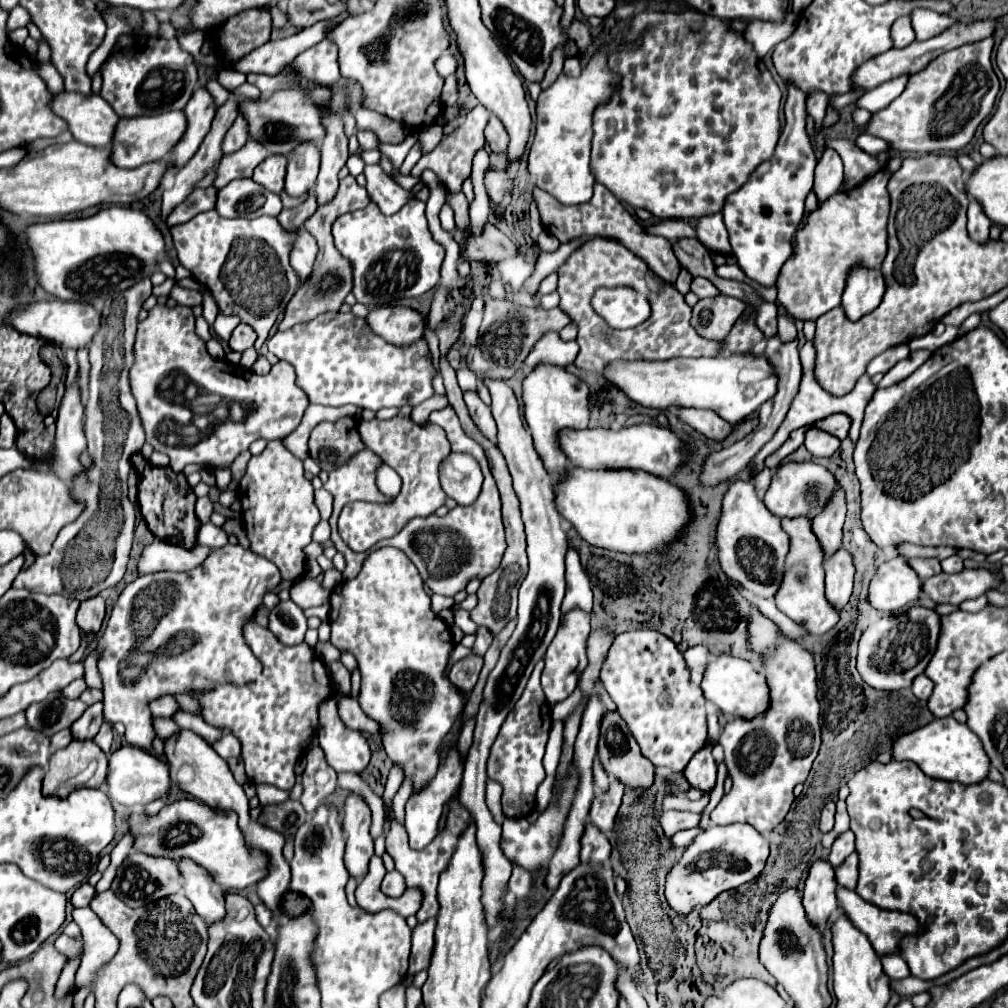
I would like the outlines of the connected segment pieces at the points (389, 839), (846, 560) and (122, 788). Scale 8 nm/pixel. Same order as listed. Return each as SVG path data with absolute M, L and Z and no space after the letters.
M455 800L455 802L451 804L451 812L449 812L449 818L447 818L447 828L445 828L441 834L437 834L435 840L433 840L427 848L423 848L423 850L411 850L409 844L407 844L407 832L405 832L405 828L403 828L401 824L397 824L395 820L393 820L393 824L391 824L389 834L385 836L387 854L395 860L395 870L403 874L407 888L421 888L421 892L423 892L421 908L419 908L419 912L415 914L419 922L425 922L425 920L437 916L437 912L439 912L439 902L437 902L437 882L439 882L439 874L445 870L445 866L447 866L447 862L449 862L451 854L453 854L453 848L455 848L455 844L457 844L457 838L459 838L459 834L465 830L467 822L469 822L469 812Z
M845 548L837 550L827 562L825 562L825 598L829 600L829 604L833 604L837 608L837 612L843 610L843 606L847 604L849 596L851 596L851 588L853 588L853 562L851 556L847 554Z
M125 744L115 750L109 758L109 774L107 774L107 794L115 804L131 806L145 806L157 798L167 798L171 794L171 776L169 764L165 760L155 758L153 754Z

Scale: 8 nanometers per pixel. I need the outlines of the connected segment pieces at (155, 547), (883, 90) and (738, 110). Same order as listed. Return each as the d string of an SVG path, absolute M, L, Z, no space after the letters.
M155 540L147 546L139 558L139 572L159 572L159 570L173 570L185 572L193 570L207 560L213 550L207 546L193 546L191 550L181 548L177 544L169 544L165 540Z
M901 76L901 78L895 78L895 80L889 80L873 90L867 90L863 94L863 98L859 102L855 102L857 108L865 108L869 112L877 112L881 108L887 108L905 88L907 84L907 76Z
M643 12L633 18L633 22L625 34L629 40L633 40L641 32L645 32L645 34L643 34L643 44L639 48L621 46L609 56L609 68L613 72L621 74L623 82L621 82L619 94L615 94L611 98L611 102L601 104L593 116L593 130L595 130L593 132L593 152L591 152L593 174L595 174L597 182L605 184L617 196L617 200L621 200L633 208L643 208L659 220L669 220L669 218L685 220L685 218L701 218L701 216L717 214L717 212L721 212L727 196L731 192L737 192L737 188L741 188L743 184L747 184L753 170L773 156L773 150L775 150L779 134L781 134L781 120L779 120L781 90L779 90L777 82L773 80L771 72L765 68L763 60L757 58L757 54L753 52L751 44L747 44L739 32L731 32L727 28L727 22L723 22L715 16L705 16L701 12L649 12L649 14Z

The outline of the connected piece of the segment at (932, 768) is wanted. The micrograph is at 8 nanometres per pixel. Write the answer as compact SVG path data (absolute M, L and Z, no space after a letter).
M951 716L933 720L931 724L911 734L899 736L893 744L893 758L915 762L927 776L947 782L959 782L963 786L979 784L989 774L989 758L981 748L981 740L977 740L977 736L973 736L973 732L965 724L959 724Z

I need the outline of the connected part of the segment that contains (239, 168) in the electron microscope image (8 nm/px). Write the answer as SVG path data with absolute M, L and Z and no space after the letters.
M247 140L245 146L233 154L225 154L217 168L217 178L213 180L213 188L223 188L235 178L251 178L255 166L259 166L269 152L257 144L257 140Z

